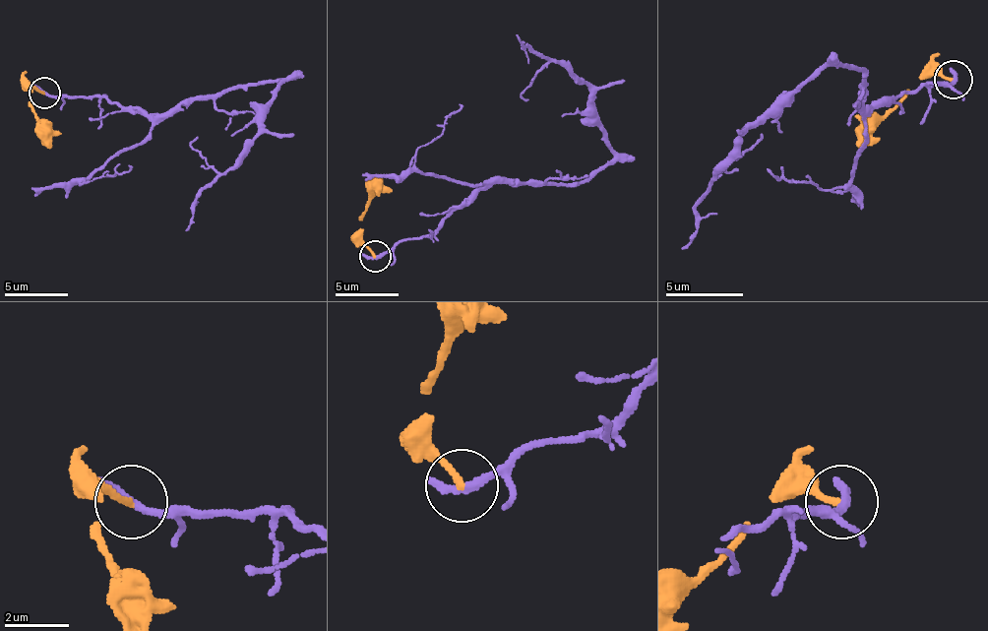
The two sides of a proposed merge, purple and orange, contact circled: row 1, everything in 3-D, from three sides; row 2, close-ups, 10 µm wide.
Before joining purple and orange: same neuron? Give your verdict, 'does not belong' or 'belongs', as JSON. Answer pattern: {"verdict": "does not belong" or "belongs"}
{"verdict": "does not belong"}

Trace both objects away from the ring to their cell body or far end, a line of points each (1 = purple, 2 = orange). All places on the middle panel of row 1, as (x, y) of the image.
1: (375, 257), (403, 238), (426, 238), (493, 184), (578, 184), (613, 156), (593, 93), (515, 35)
2: (375, 257), (359, 228), (369, 191), (382, 178)

